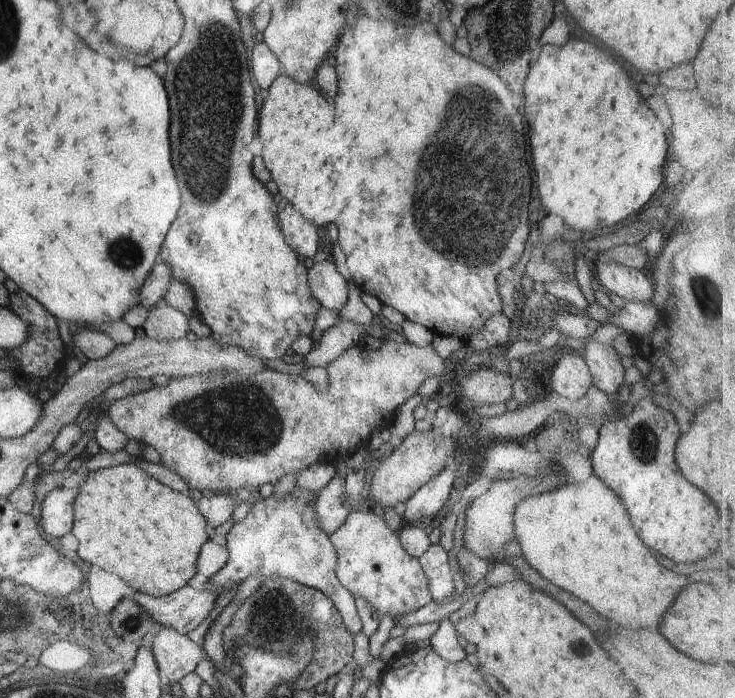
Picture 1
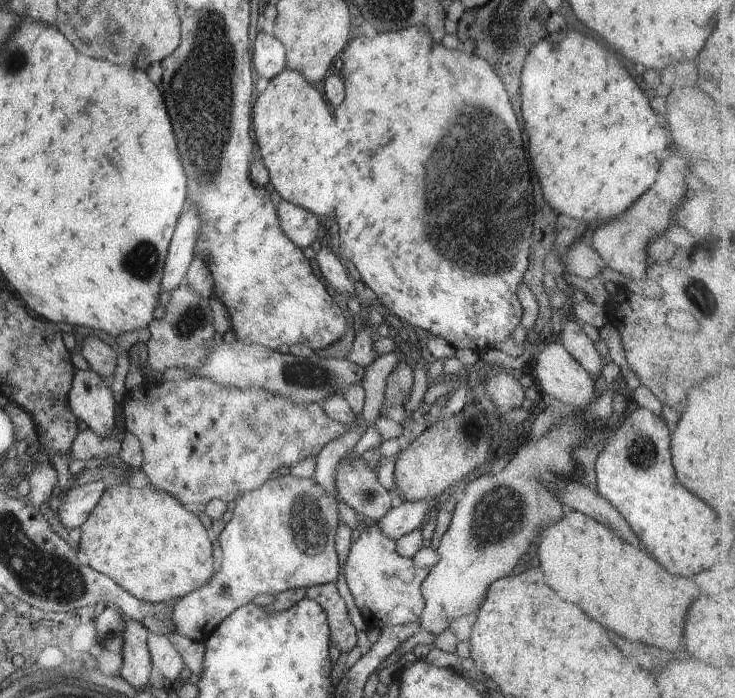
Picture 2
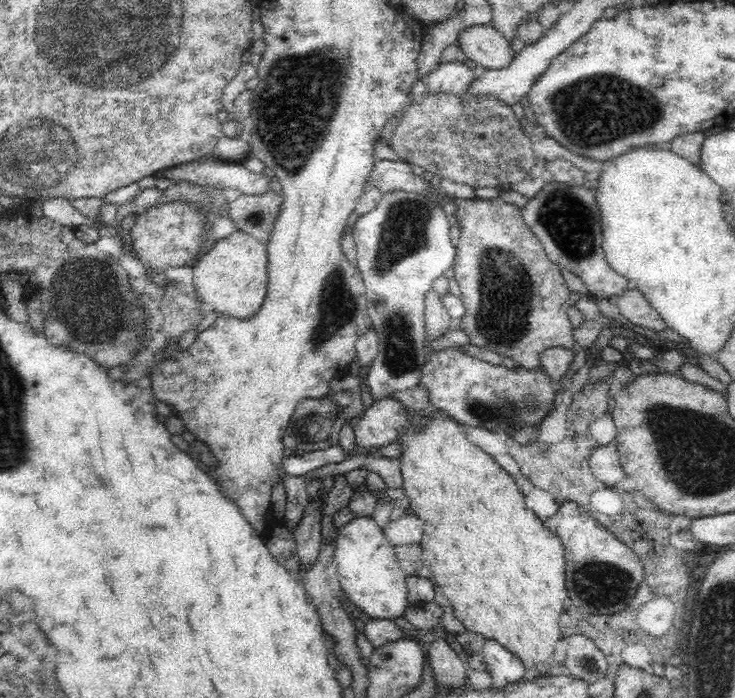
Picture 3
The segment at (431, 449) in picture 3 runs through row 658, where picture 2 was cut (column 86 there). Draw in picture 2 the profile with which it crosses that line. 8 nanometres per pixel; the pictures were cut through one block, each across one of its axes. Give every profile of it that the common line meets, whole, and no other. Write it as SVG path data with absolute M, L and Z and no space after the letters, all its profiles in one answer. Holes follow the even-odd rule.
M124 483L107 488L80 528L81 538L77 546L88 556L88 564L137 599L168 603L185 597L214 576L212 542L196 513L188 512L175 496L156 490L152 485L136 489Z

